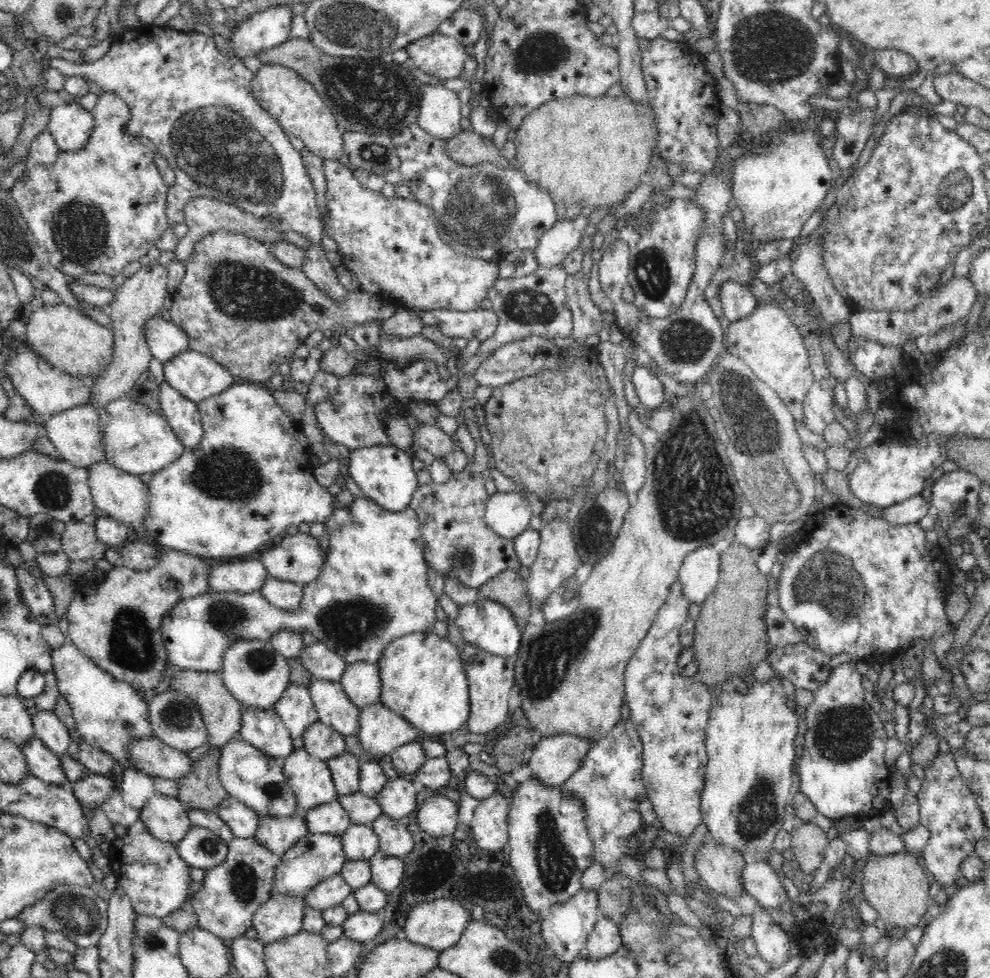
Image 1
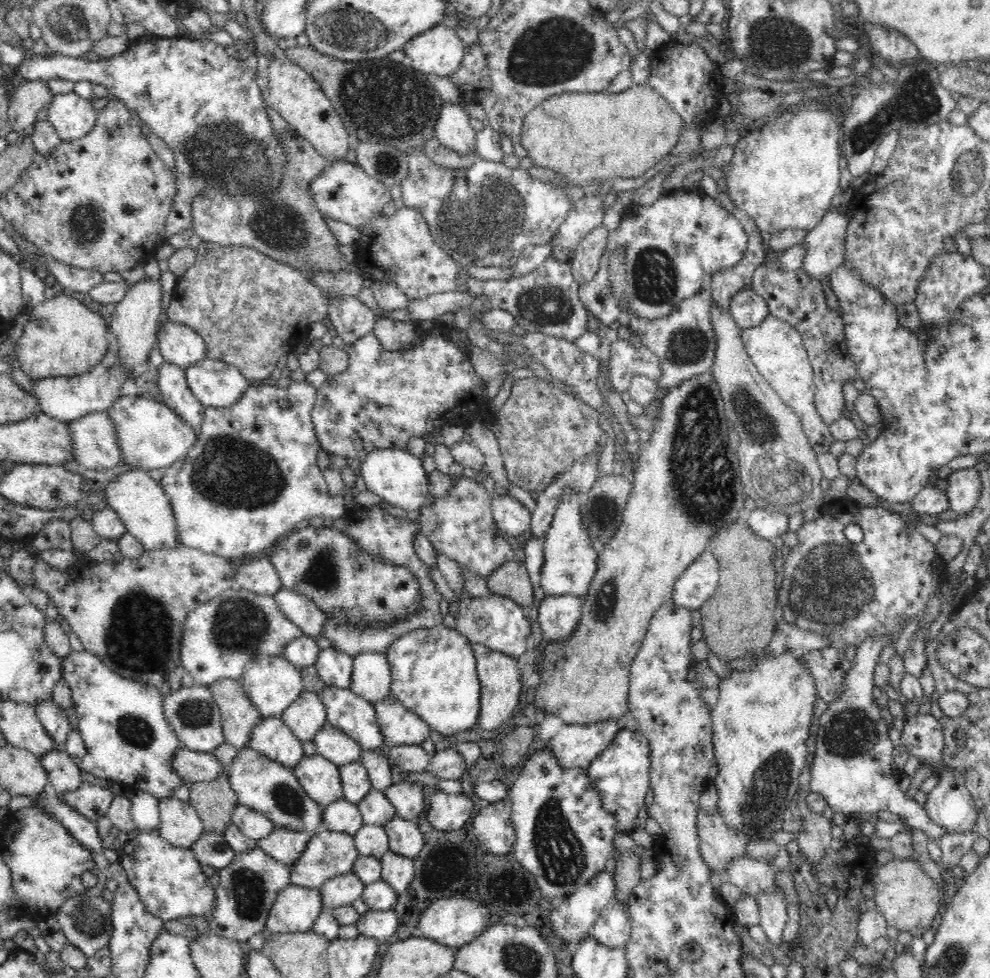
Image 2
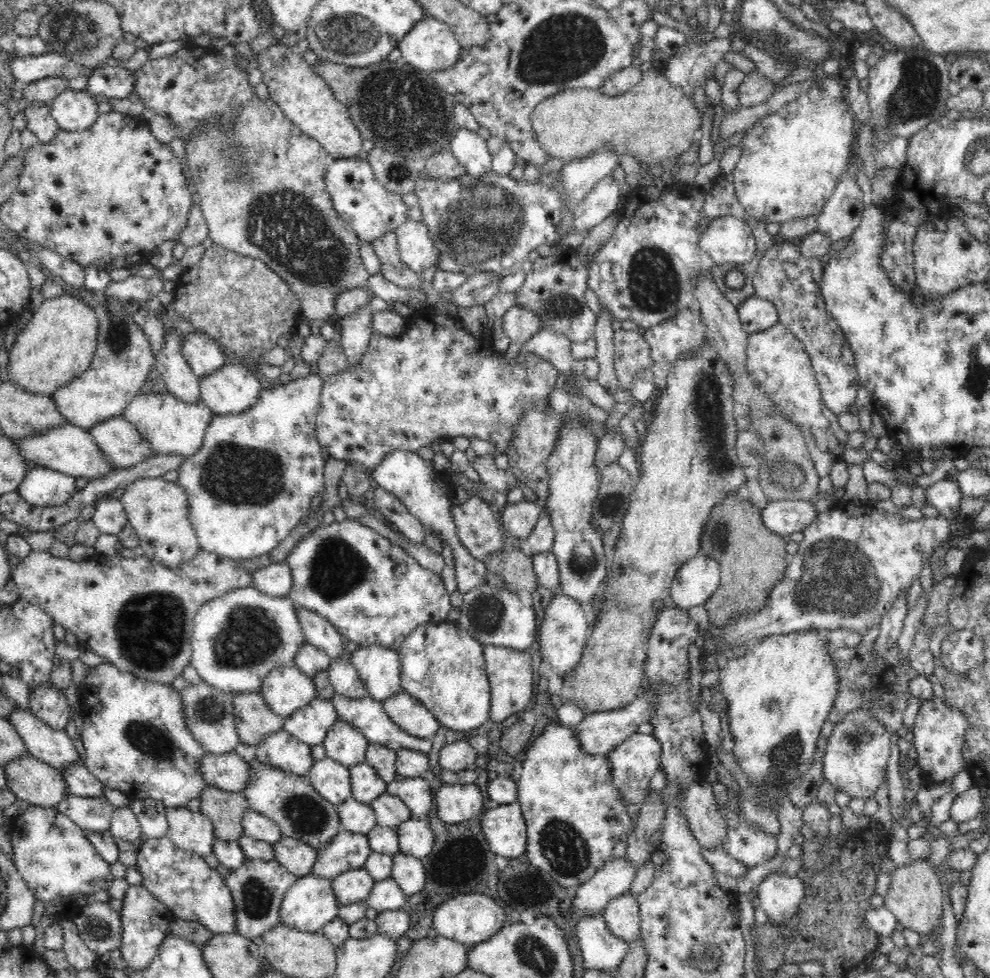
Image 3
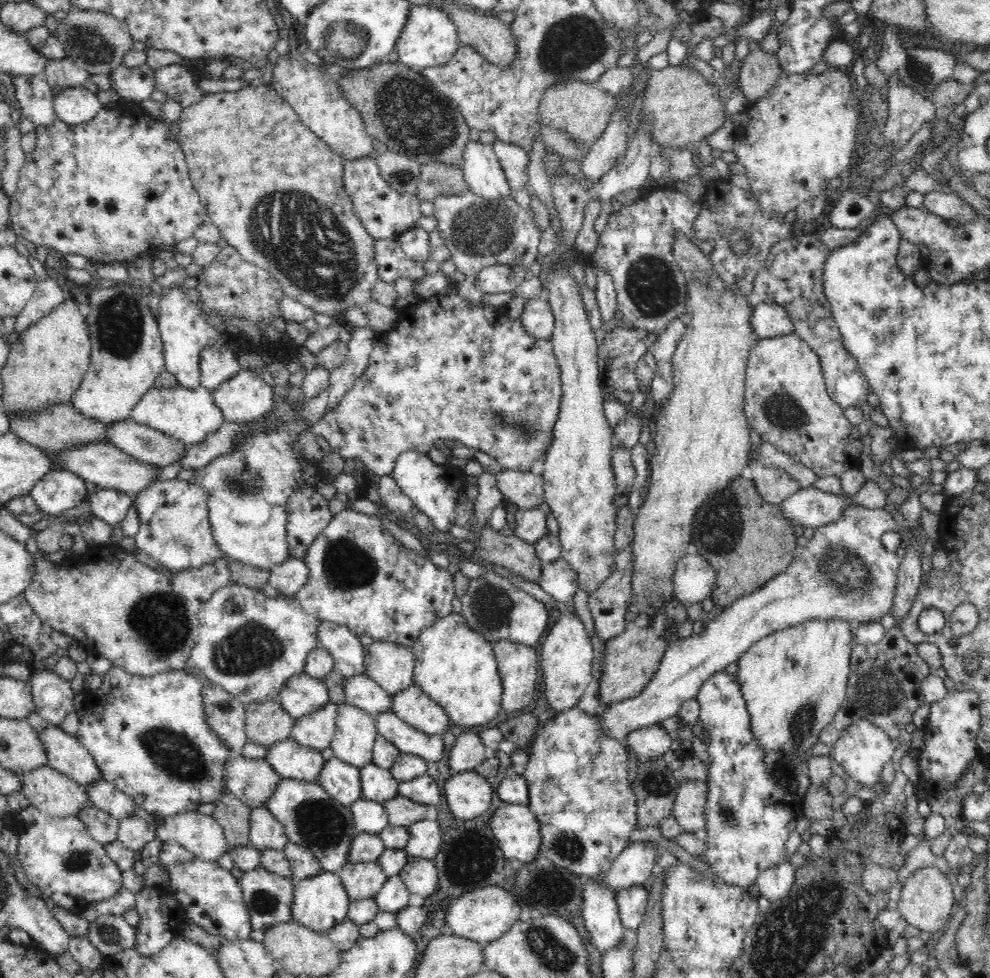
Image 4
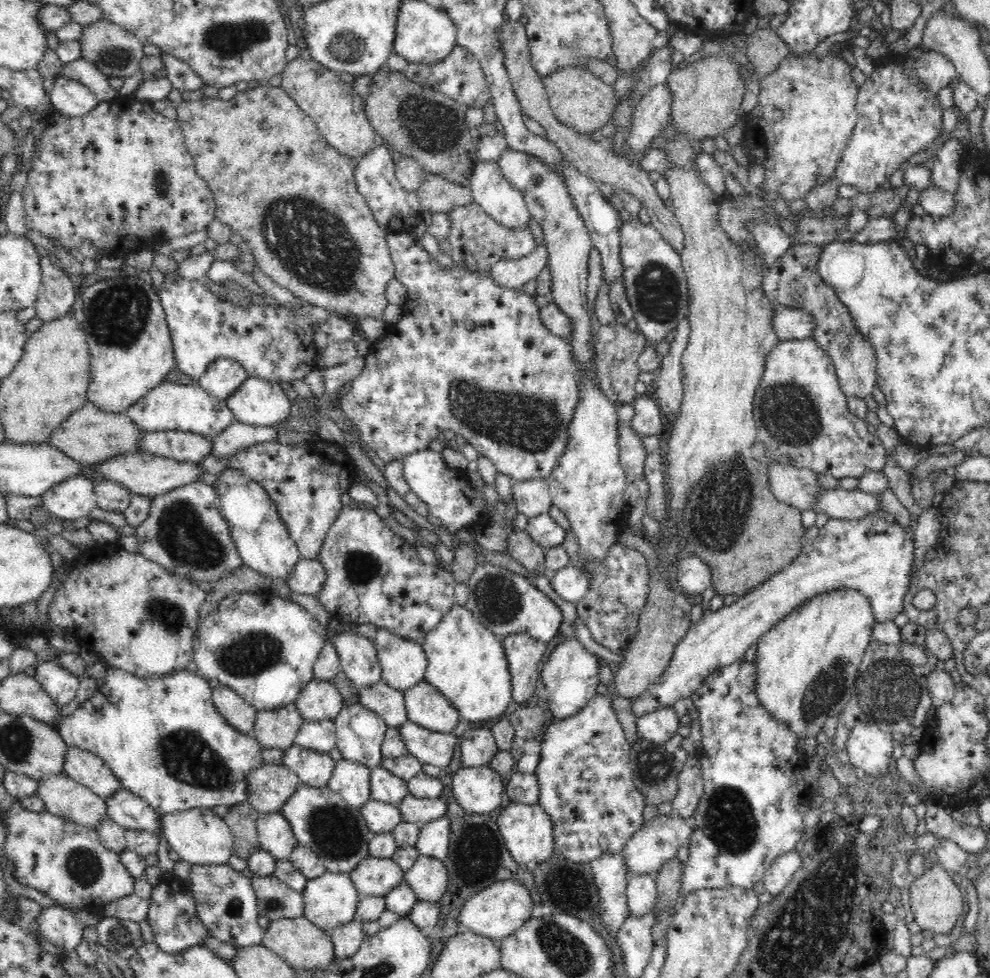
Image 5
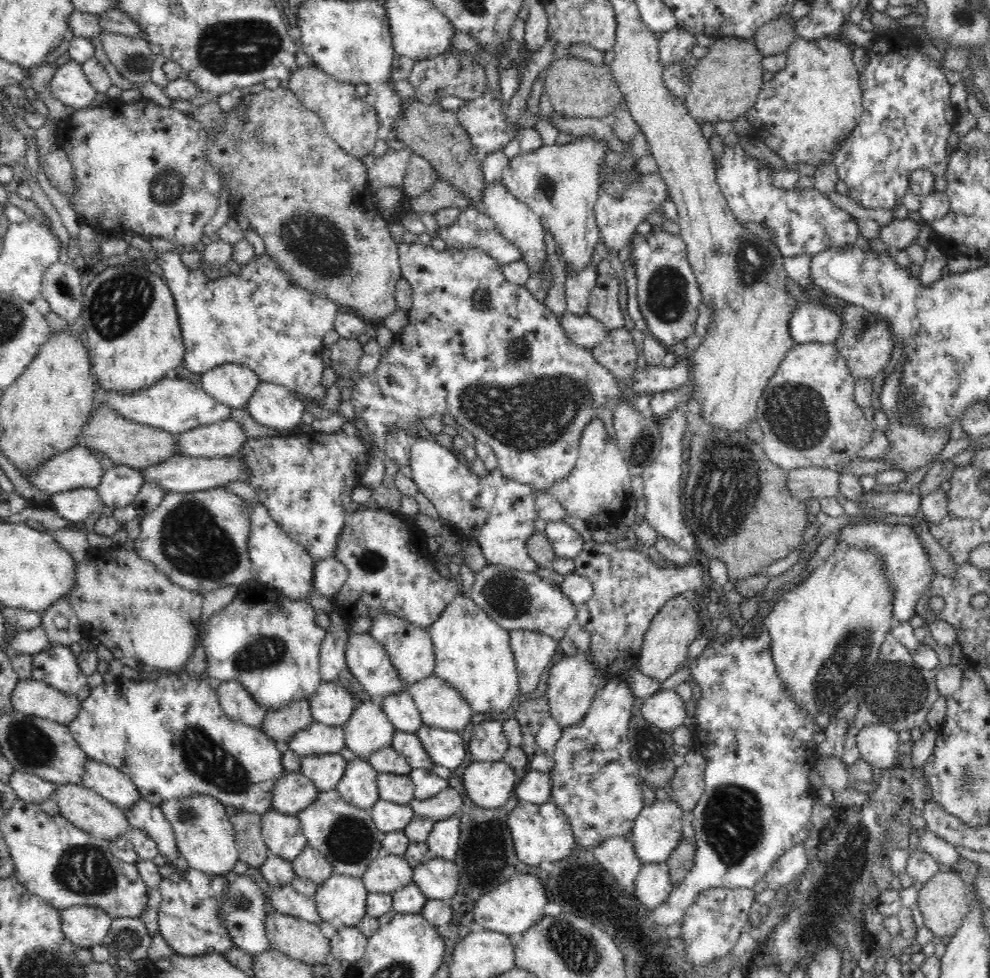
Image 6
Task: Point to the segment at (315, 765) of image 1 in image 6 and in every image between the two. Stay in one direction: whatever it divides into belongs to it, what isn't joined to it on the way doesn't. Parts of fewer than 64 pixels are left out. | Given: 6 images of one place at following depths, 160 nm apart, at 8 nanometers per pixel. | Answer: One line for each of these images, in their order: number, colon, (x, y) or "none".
2: (320, 778)
3: (332, 780)
4: (342, 781)
5: (351, 781)
6: (358, 787)

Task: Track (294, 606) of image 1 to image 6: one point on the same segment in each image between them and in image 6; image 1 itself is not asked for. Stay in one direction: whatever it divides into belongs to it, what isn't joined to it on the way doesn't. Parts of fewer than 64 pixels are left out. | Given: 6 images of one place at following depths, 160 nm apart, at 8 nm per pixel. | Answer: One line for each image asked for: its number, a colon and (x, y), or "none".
2: (303, 612)
3: (319, 632)
4: (349, 657)
5: (359, 659)
6: (366, 659)

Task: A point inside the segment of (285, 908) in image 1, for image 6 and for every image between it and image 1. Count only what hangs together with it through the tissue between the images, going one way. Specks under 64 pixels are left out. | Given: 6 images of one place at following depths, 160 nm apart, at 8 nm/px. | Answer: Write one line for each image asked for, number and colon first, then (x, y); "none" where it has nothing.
2: (295, 909)
3: (310, 903)
4: (320, 902)
5: (330, 900)
6: (341, 900)

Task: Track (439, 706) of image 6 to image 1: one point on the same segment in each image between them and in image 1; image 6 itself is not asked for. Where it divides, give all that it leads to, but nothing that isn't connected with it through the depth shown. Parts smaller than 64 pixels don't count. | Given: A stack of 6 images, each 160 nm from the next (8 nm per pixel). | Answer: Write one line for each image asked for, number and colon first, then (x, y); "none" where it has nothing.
1: (382, 731)
2: (400, 726)
3: (409, 714)
4: (413, 705)
5: (427, 707)

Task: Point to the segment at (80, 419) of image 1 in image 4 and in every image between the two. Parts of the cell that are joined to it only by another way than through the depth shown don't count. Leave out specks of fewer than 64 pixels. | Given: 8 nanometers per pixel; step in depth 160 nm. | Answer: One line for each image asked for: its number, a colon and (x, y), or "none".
2: (94, 444)
3: (121, 443)
4: (145, 444)

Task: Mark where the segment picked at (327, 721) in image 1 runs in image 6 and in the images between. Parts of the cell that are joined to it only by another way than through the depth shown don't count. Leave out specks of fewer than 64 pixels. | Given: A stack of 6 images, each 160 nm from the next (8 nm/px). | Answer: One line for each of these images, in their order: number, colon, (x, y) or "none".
2: (348, 712)
3: (367, 714)
4: (407, 739)
5: (430, 747)
6: (446, 748)

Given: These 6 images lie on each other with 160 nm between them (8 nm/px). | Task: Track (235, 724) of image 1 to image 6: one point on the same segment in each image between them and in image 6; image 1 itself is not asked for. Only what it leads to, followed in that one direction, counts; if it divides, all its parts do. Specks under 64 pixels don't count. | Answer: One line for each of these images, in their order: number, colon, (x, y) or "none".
2: (239, 715)
3: (255, 719)
4: (267, 722)
5: (277, 728)
6: (281, 725)

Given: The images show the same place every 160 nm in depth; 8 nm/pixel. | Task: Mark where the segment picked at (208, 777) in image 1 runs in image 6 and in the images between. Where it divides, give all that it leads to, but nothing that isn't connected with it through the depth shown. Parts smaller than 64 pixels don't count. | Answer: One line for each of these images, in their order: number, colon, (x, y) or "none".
2: (214, 801)
3: (225, 809)
4: (233, 814)
5: (241, 818)
6: (252, 850)

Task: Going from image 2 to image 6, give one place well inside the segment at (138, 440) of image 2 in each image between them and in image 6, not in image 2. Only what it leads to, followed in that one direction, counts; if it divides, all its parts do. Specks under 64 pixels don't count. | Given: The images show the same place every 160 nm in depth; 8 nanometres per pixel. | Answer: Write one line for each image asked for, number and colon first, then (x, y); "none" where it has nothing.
3: (170, 426)
4: (189, 416)
5: (170, 406)
6: (176, 405)

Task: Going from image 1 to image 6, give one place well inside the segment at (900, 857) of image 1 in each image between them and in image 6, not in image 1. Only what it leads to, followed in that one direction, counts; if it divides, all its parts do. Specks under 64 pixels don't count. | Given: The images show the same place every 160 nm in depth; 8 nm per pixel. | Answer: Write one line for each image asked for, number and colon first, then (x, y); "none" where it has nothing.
2: (905, 894)
3: (914, 896)
4: (926, 899)
5: (936, 902)
6: (942, 901)

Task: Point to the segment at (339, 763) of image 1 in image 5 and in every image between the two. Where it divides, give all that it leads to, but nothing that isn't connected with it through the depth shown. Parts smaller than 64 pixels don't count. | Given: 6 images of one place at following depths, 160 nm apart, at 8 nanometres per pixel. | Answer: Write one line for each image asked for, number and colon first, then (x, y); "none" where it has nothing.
2: (356, 784)
3: (366, 785)
4: (377, 784)
5: (386, 787)

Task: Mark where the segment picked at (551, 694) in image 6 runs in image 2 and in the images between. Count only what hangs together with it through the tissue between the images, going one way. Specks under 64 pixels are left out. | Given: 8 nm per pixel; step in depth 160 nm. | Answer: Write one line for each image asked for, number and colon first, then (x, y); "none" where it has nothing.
2: (559, 616)
3: (563, 633)
4: (567, 653)
5: (570, 676)

